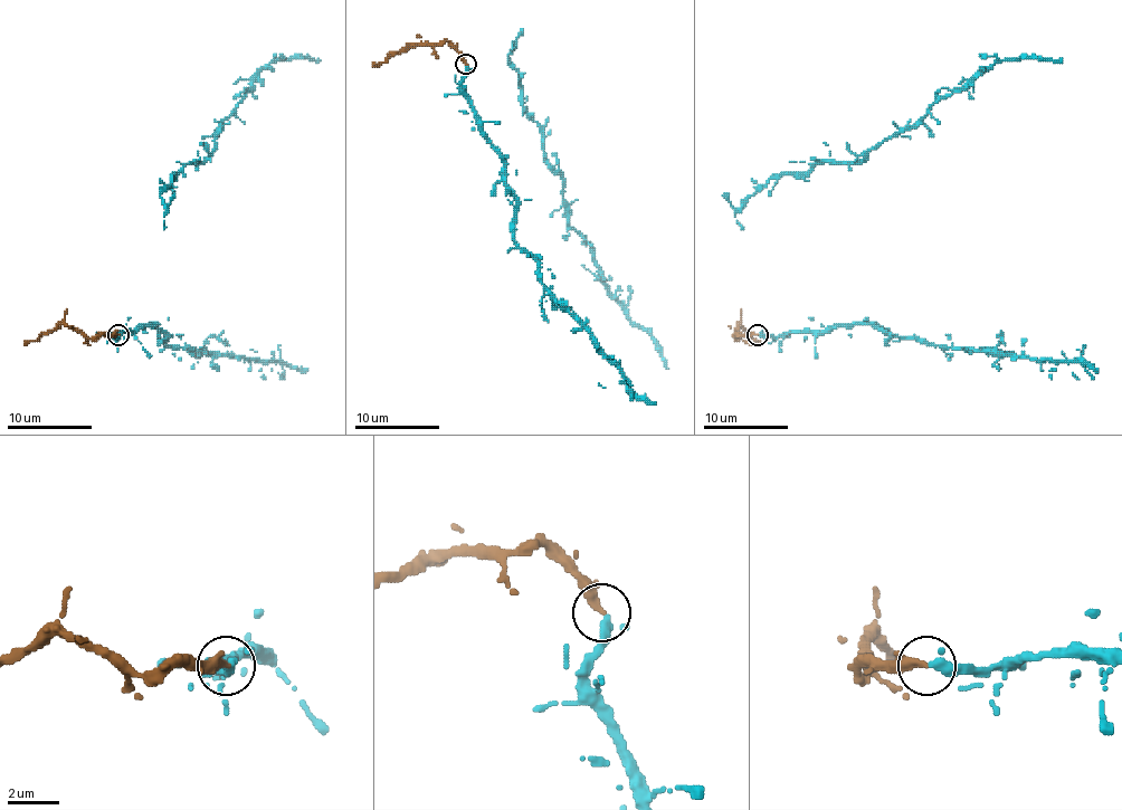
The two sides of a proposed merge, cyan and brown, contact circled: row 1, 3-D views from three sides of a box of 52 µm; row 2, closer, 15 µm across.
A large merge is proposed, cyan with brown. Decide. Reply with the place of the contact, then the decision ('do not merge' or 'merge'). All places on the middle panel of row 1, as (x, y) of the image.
(466, 64) | merge

